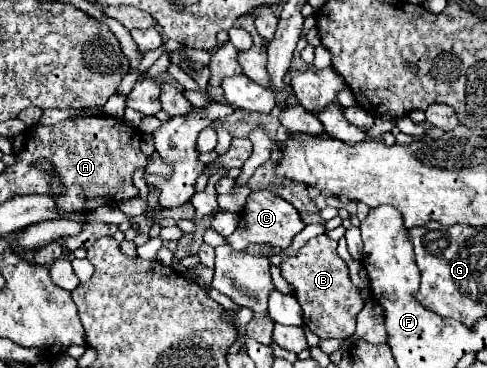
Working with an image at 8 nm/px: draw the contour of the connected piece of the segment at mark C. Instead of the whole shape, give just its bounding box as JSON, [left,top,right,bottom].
[228,190,304,250]

